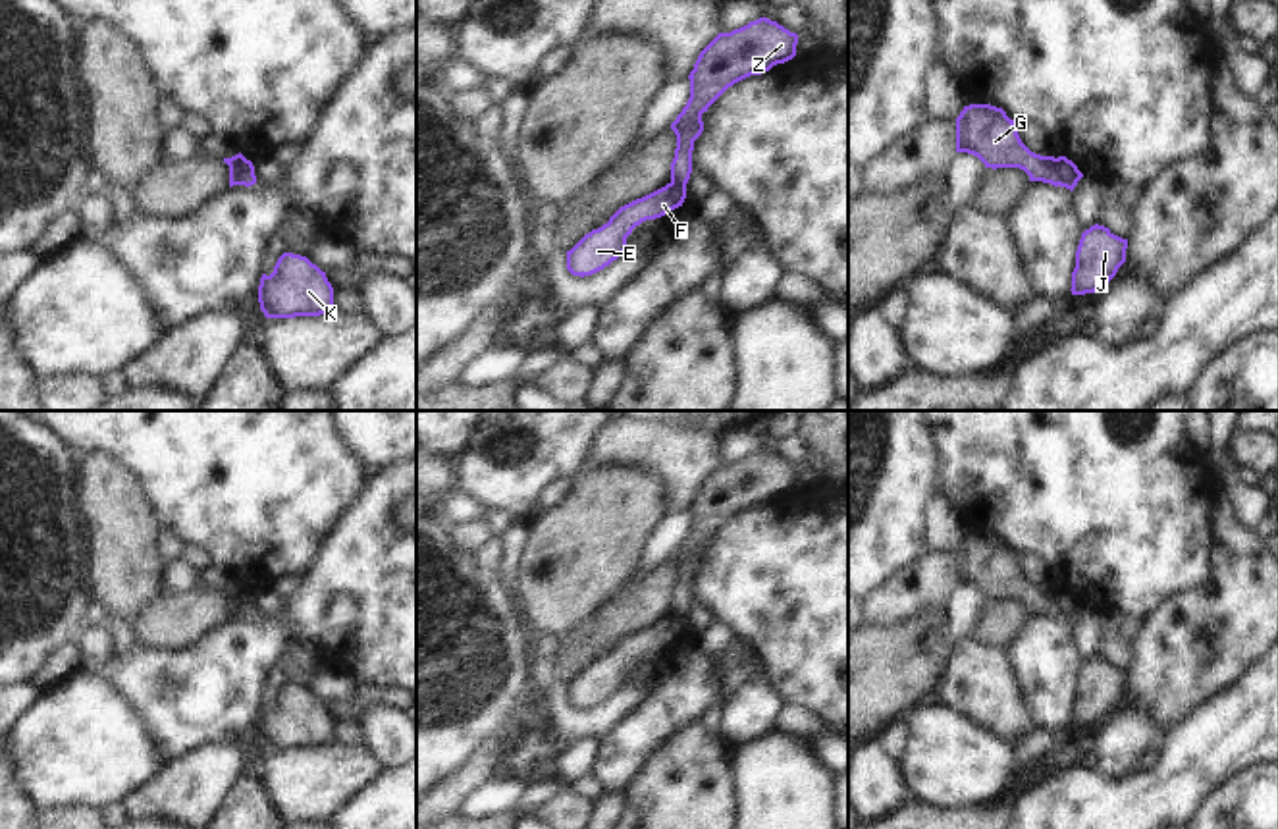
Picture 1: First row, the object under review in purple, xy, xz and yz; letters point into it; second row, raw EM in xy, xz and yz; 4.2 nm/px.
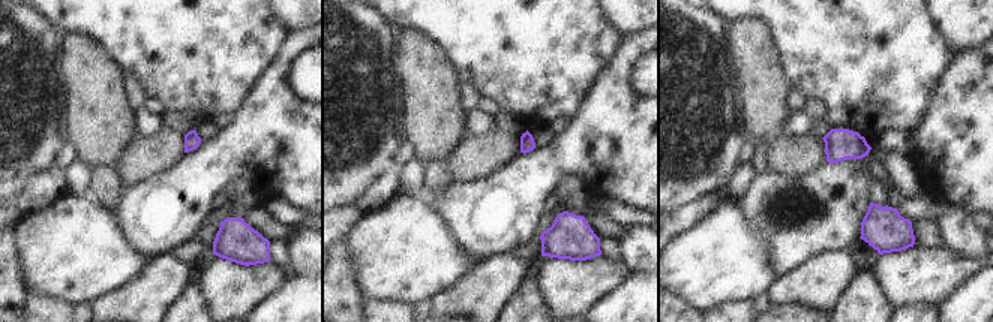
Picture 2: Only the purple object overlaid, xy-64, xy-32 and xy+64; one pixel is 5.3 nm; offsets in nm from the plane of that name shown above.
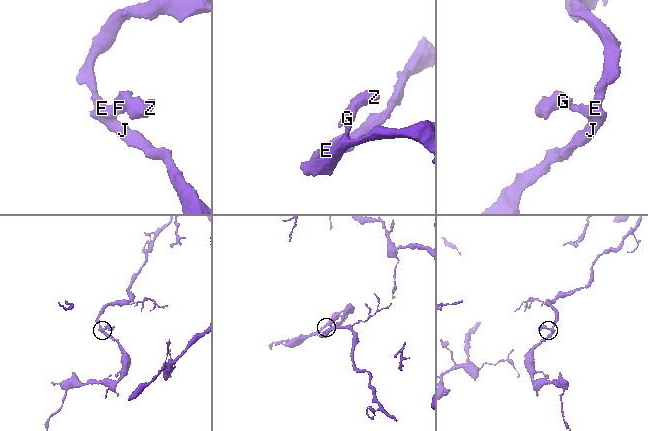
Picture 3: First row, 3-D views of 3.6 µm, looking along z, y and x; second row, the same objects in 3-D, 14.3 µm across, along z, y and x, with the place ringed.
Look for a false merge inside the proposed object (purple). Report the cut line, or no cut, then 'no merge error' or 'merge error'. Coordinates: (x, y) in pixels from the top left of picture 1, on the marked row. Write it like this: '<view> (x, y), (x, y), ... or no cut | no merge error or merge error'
yz (1055, 159), (1061, 184) | merge error

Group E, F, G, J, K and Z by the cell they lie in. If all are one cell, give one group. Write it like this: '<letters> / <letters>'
E F J K / G Z

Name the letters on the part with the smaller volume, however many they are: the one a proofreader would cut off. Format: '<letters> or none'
G, Z

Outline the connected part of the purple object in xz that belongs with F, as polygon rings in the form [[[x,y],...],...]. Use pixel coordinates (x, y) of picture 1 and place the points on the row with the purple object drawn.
[[[665,187],[621,206],[607,224],[586,233],[567,251],[567,270],[572,276],[592,276],[626,251],[626,237],[646,220],[655,220],[682,206],[686,187]]]

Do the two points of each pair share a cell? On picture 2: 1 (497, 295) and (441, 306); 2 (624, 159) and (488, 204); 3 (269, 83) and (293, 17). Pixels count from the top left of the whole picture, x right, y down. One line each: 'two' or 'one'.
1: one
2: one
3: two

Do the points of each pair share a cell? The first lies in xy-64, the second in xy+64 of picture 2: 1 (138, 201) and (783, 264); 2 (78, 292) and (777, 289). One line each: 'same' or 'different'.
1: same
2: different

